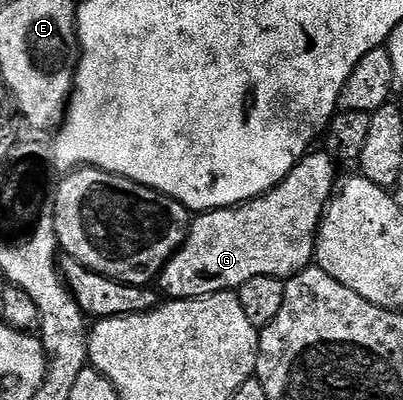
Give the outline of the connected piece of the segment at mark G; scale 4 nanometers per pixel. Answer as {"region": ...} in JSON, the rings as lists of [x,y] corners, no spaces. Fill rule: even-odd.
{"region":[[[316,150],[314,153],[304,155],[303,160],[299,162],[276,187],[266,191],[263,195],[258,195],[256,199],[251,199],[248,203],[239,203],[235,207],[219,207],[216,211],[204,211],[196,214],[191,220],[191,228],[185,237],[185,241],[180,245],[179,252],[165,264],[163,272],[160,273],[157,280],[158,290],[162,292],[168,300],[196,299],[197,297],[205,297],[213,293],[221,293],[222,291],[238,292],[239,287],[245,285],[245,281],[253,281],[253,277],[277,277],[278,279],[286,281],[290,279],[291,276],[296,275],[298,271],[304,271],[306,267],[312,266],[315,258],[315,244],[319,238],[319,225],[323,221],[323,212],[327,210],[331,196],[334,195],[337,190],[335,167],[337,167],[336,160],[332,159],[331,156],[327,154],[326,150]]]}

